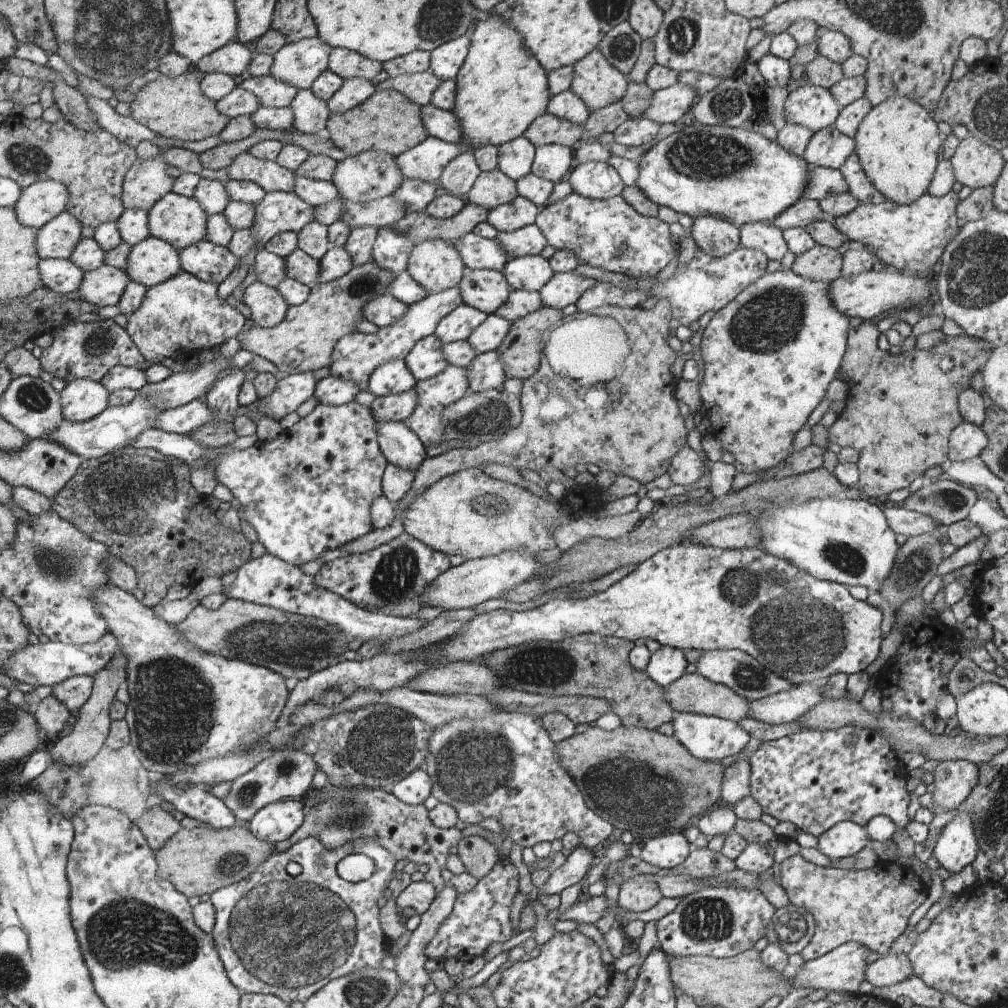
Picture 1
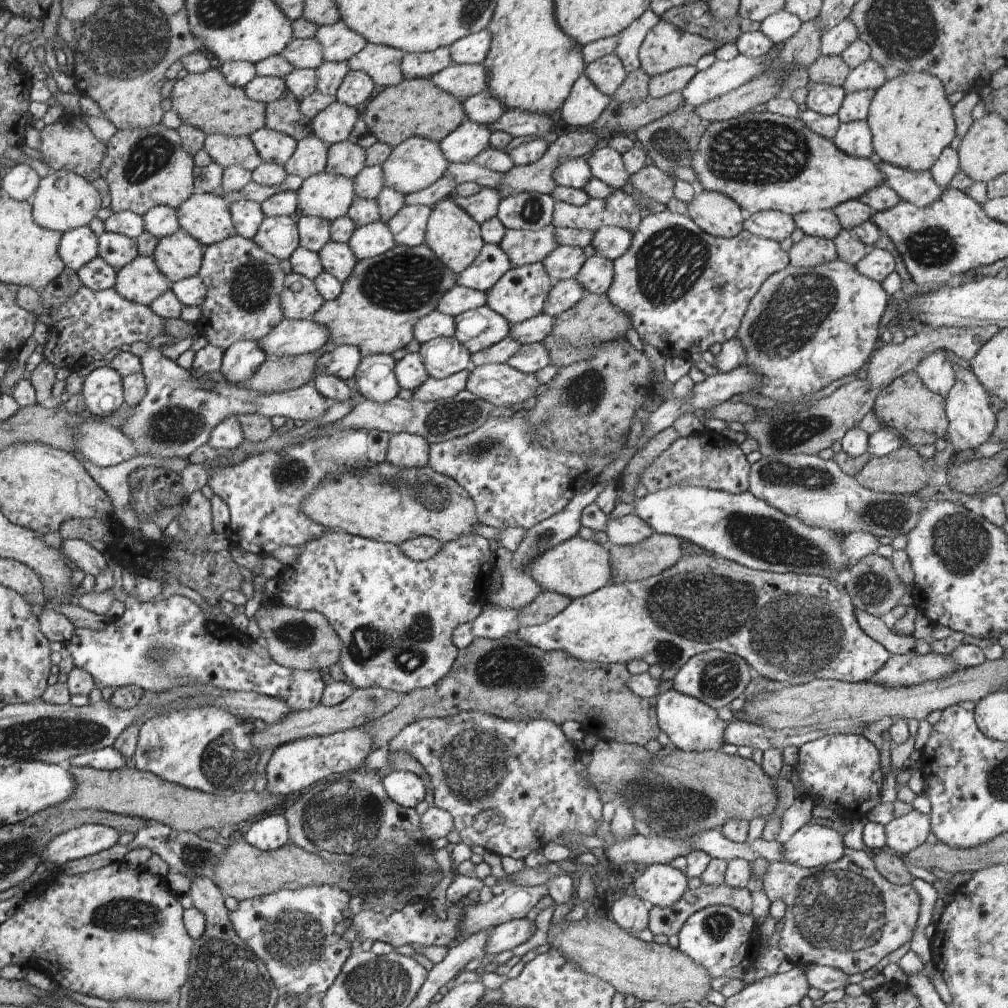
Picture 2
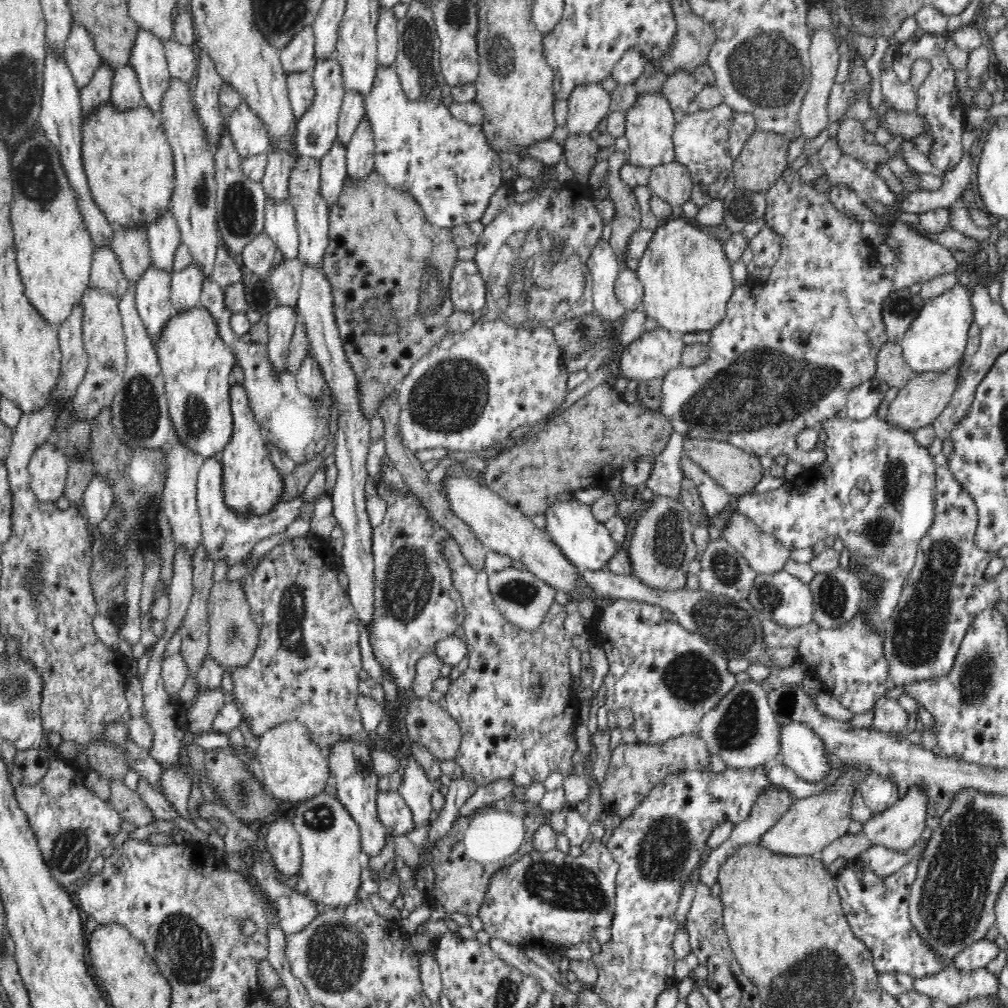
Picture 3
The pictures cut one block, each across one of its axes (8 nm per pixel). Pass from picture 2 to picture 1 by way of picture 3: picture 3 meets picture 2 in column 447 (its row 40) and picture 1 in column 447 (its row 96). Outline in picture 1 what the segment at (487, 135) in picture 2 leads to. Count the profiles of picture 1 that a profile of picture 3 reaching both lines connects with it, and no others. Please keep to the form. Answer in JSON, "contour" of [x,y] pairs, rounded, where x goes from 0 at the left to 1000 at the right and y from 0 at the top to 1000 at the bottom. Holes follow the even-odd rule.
{"contour":[[[425,134],[420,142],[393,156],[401,178],[435,182],[445,162],[458,153],[459,144]]]}

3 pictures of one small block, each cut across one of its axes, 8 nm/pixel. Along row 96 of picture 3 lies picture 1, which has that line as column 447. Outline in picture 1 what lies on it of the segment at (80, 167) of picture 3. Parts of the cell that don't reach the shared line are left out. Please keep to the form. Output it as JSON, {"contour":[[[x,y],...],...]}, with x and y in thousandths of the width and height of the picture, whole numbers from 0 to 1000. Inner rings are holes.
{"contour":[[[465,34],[438,44],[428,53],[426,70],[432,72],[438,79],[451,79],[462,62],[466,47],[467,38]]]}

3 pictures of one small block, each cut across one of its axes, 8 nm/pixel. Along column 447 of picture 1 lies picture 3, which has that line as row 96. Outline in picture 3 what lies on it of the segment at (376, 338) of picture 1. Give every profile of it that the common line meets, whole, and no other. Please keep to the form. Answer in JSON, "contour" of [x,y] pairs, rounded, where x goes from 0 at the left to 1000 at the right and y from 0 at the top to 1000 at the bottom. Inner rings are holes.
{"contour":[[[304,70],[284,73],[289,105],[293,111],[293,117],[297,119],[302,116],[302,113],[305,113],[314,95],[313,83],[311,83],[311,73]]]}

